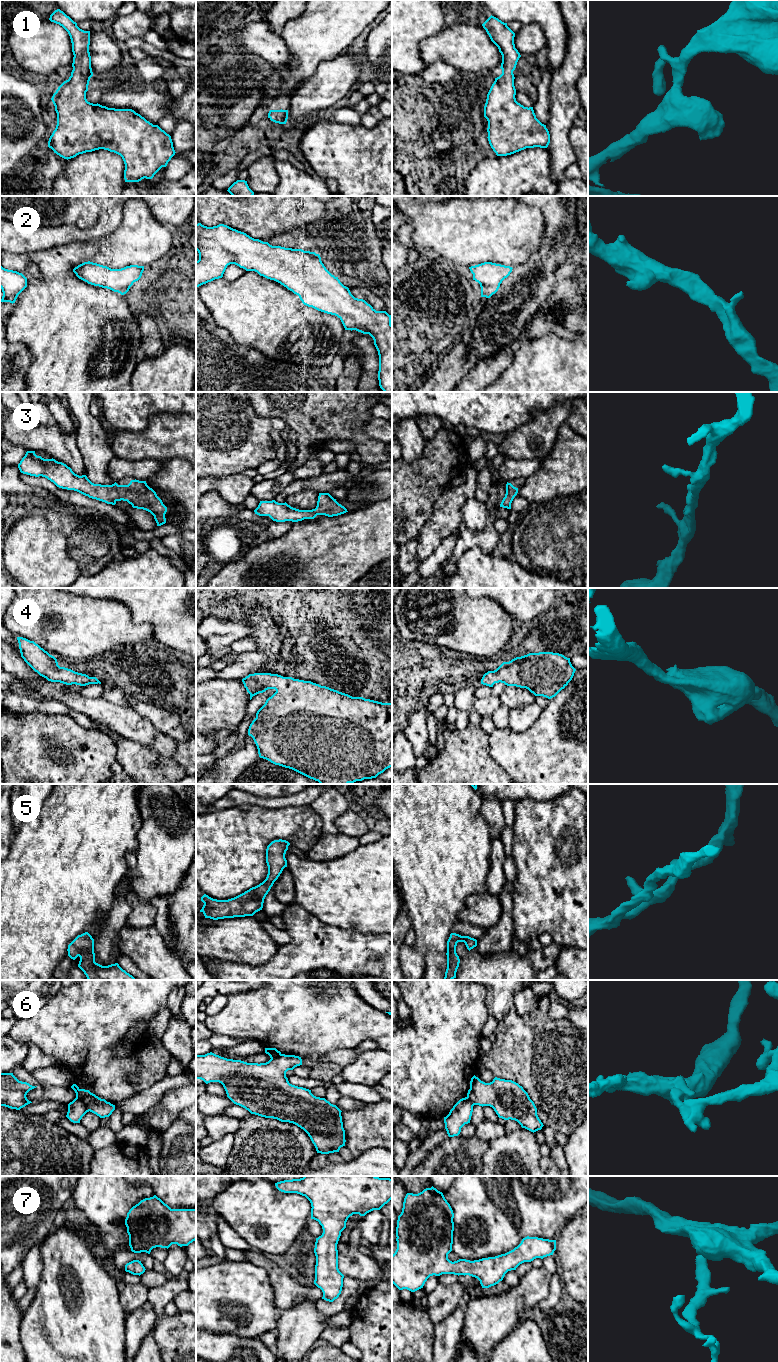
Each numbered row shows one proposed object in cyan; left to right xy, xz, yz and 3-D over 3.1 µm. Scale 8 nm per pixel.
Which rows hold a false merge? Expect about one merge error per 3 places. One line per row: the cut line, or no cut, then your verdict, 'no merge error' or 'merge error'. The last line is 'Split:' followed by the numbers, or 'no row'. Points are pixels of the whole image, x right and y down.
1: cut none; no merge error
2: cut none; no merge error
3: cut none; no merge error
4: cut none; no merge error
5: cut none; no merge error
6: cut xy (75, 1098), (79, 1099), (89, 1110); merge error
7: cut none; no merge error
Split: 6

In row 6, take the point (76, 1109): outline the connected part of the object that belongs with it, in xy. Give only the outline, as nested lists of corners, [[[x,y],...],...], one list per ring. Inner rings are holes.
[[[75,1098],[68,1104],[66,1117],[73,1123],[80,1123],[80,1120],[87,1112],[89,1112],[89,1110],[84,1103]]]

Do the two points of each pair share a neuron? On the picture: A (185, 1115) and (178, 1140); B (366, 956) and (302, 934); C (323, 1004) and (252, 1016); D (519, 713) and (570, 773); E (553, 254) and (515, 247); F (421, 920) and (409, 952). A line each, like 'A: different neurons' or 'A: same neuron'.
A: different neurons
B: same neuron
C: same neuron
D: different neurons
E: different neurons
F: different neurons

